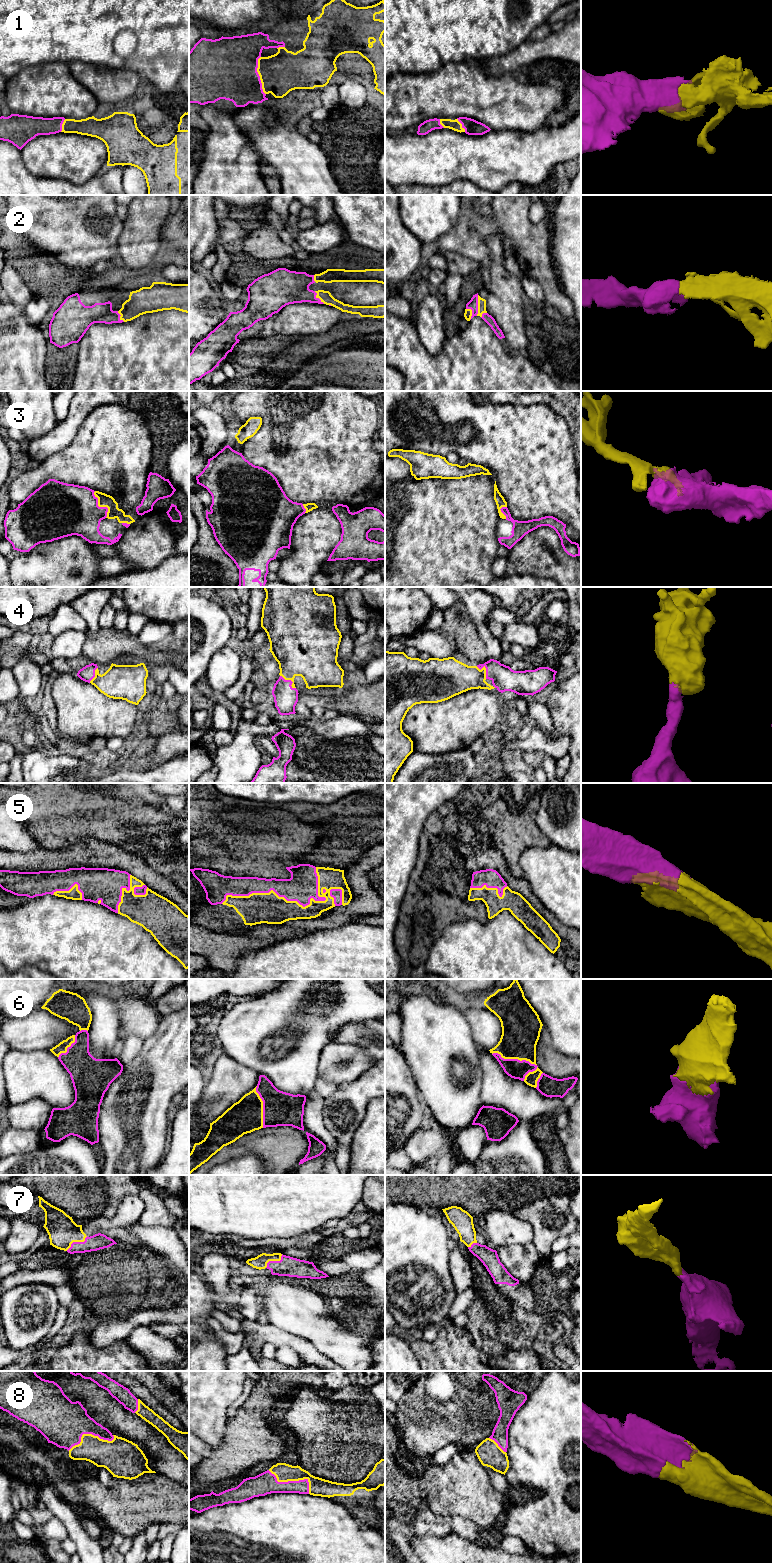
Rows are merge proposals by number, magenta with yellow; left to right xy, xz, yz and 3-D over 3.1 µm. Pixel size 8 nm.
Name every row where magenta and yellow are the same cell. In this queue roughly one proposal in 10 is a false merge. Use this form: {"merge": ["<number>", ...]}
{"merge": ["1", "2", "3", "4", "5", "6", "7", "8"]}

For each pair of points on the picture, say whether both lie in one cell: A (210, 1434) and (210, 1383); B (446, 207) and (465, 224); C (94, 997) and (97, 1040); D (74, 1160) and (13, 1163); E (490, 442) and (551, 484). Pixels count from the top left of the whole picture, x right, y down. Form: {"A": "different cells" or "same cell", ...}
{"A": "same cell", "B": "different cells", "C": "same cell", "D": "same cell", "E": "same cell"}

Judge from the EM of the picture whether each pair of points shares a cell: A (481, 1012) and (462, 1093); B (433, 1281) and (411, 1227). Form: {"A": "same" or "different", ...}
{"A": "different", "B": "same"}

